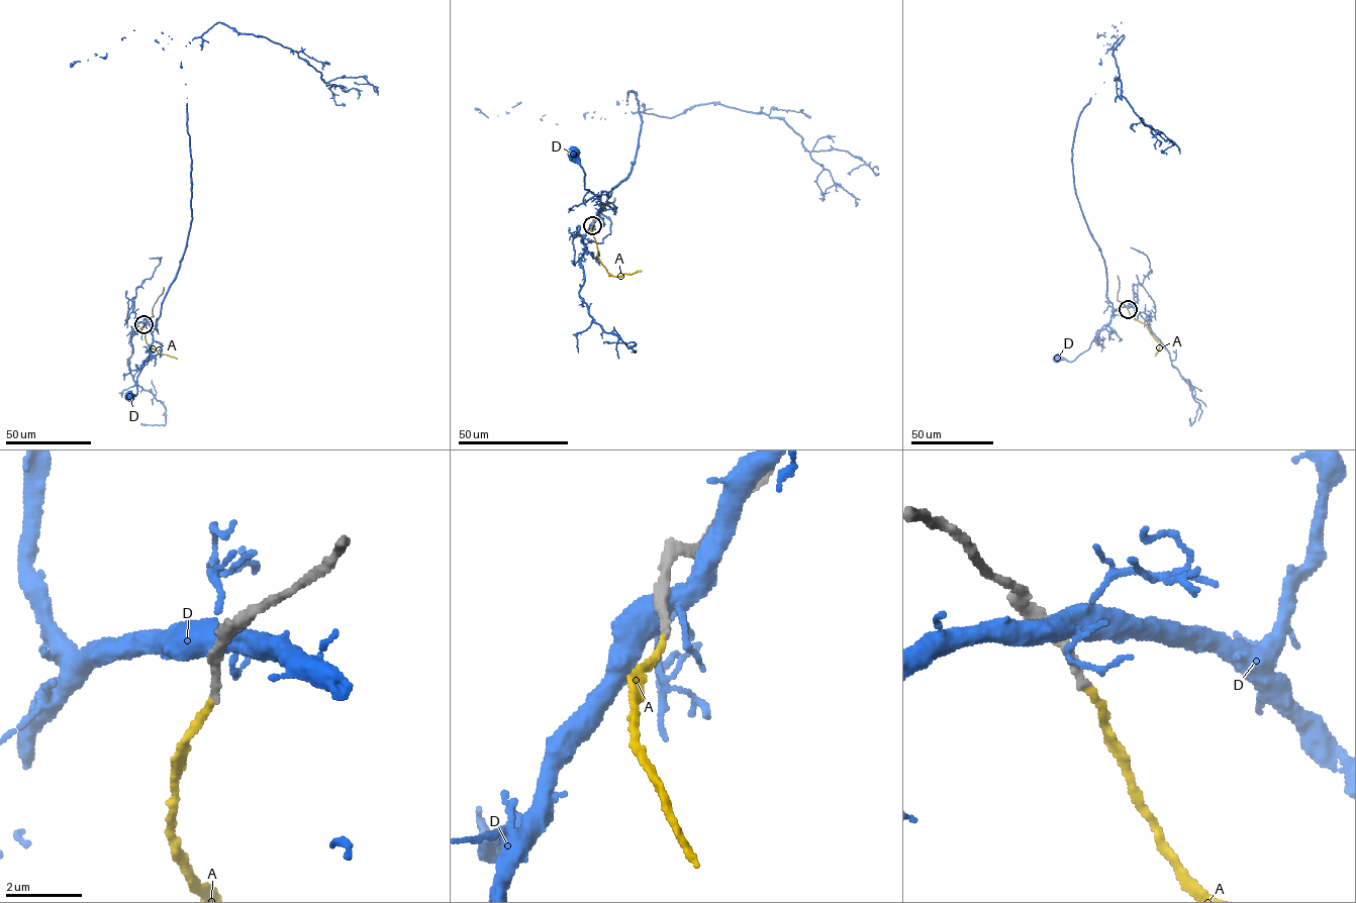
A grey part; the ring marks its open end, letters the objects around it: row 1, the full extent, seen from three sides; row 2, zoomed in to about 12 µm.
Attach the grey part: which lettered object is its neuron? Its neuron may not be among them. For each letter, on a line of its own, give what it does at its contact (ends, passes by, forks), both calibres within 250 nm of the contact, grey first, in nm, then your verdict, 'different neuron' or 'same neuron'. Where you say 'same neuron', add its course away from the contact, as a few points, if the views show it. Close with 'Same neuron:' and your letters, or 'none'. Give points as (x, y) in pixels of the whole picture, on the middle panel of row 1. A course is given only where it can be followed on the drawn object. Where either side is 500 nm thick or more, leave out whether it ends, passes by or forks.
A: it ends | 200/180 nm | same neuron | via (592, 225), (597, 257), (608, 273), (617, 277), (641, 271)
D: it forks | 240/440 nm | different neuron
Same neuron: A

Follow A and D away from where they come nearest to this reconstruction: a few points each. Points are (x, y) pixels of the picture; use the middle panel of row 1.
A: (592, 225), (597, 257), (608, 273), (617, 277), (641, 271)
D: (592, 222), (603, 204), (600, 196), (584, 188), (585, 173), (577, 154), (573, 151)

